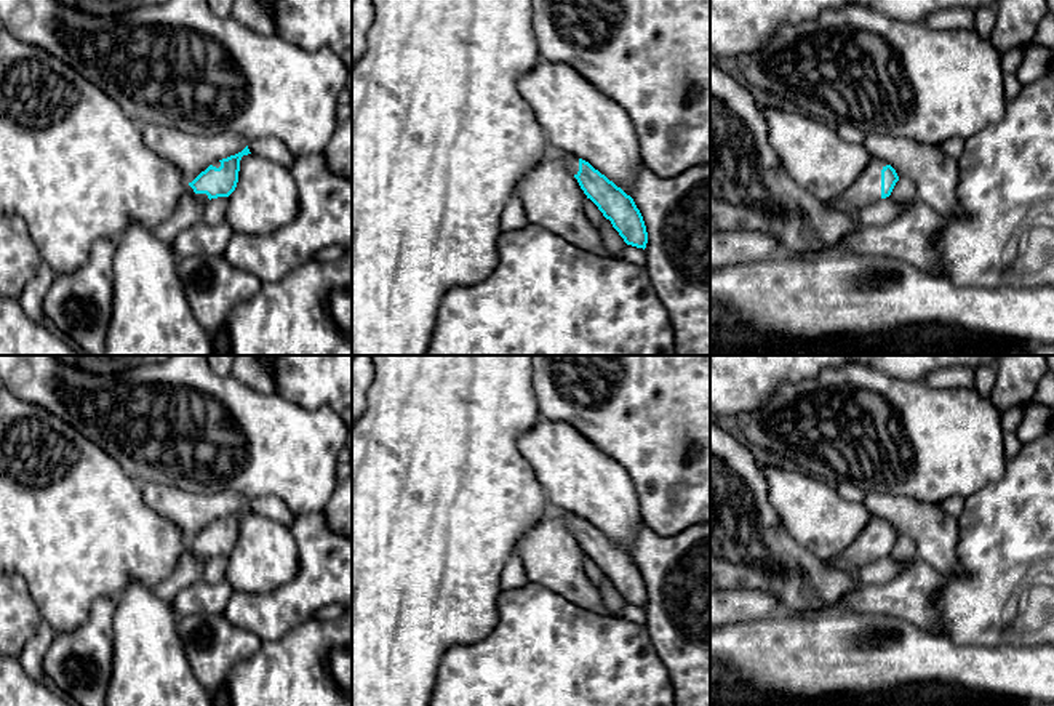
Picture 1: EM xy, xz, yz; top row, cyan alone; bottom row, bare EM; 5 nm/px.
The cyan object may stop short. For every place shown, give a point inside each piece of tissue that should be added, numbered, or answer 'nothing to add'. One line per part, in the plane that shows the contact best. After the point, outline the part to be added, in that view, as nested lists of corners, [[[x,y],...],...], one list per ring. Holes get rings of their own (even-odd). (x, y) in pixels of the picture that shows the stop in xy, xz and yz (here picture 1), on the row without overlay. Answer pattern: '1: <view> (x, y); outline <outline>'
1: yz (867, 548); outline [[[872,517],[860,536],[840,556],[824,560],[827,568],[856,575],[859,568],[881,559],[881,528],[888,522]]]

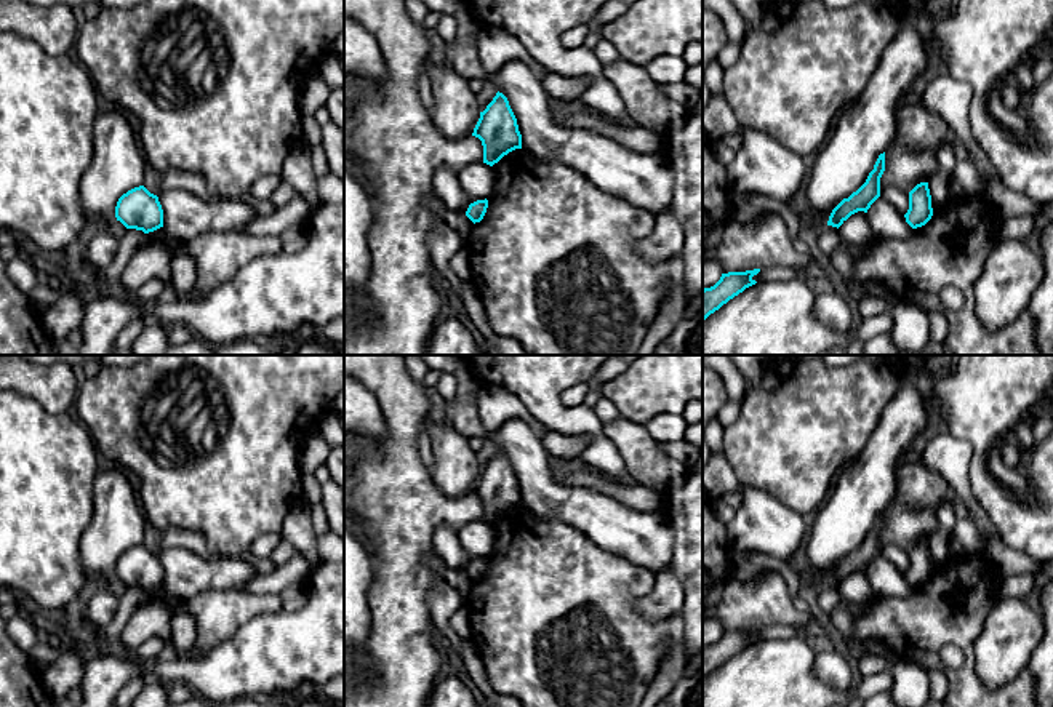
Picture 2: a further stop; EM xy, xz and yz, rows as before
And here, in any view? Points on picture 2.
nothing to add

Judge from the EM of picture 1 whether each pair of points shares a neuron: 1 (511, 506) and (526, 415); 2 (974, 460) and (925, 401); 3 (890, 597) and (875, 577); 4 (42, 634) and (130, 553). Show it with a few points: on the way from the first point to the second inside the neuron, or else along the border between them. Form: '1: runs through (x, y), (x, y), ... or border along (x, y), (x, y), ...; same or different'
1: runs through (507, 484), (507, 437); same
2: runs through (960, 445), (930, 415); same
3: border along (901, 569), (882, 583), (861, 585); different
4: border along (43, 618), (56, 633); different

